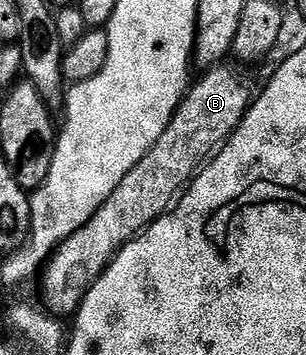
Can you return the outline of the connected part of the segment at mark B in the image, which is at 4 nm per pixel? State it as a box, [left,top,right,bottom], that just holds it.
[40,64,251,320]

